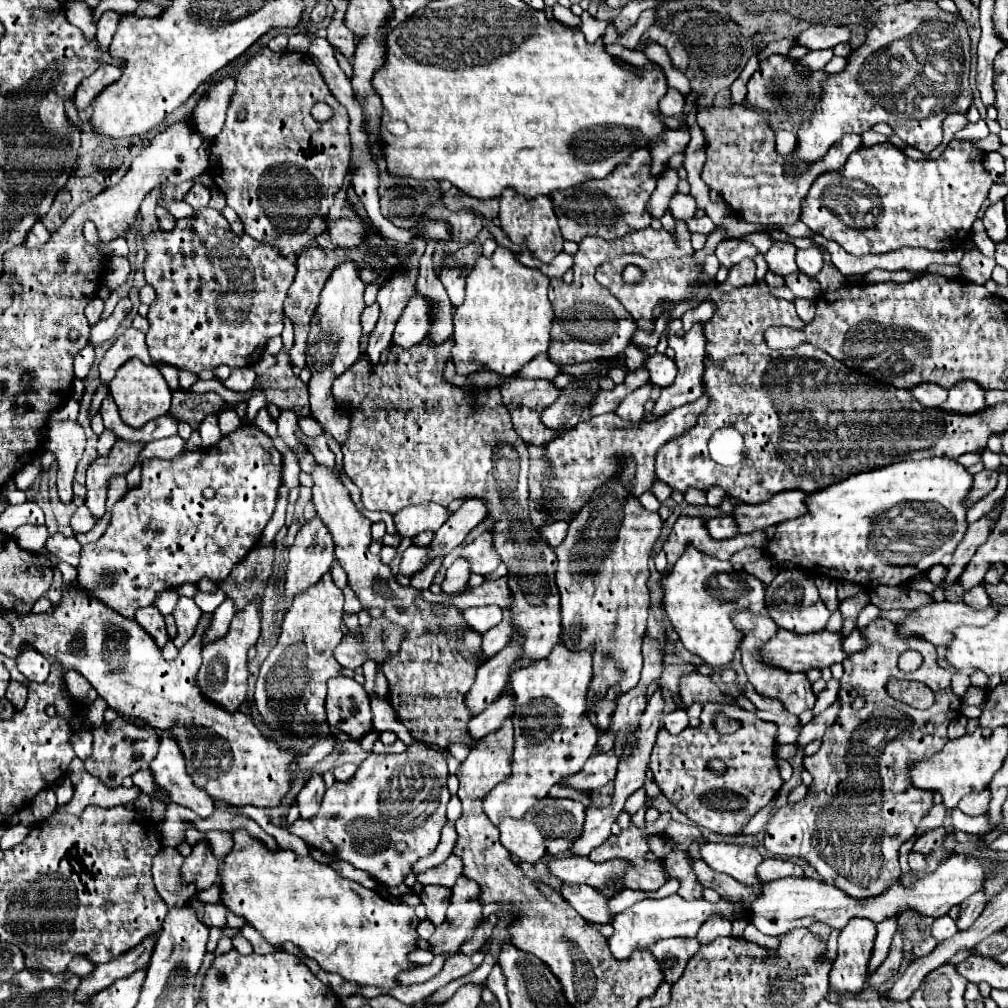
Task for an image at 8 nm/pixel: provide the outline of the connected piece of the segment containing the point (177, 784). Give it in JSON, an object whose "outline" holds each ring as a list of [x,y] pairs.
{"outline":[[[161,737],[159,753],[151,761],[151,773],[159,791],[167,793],[173,803],[189,807],[199,817],[211,817],[211,813],[215,811],[213,799],[203,789],[197,789],[187,775],[183,753],[179,751],[173,737]]]}

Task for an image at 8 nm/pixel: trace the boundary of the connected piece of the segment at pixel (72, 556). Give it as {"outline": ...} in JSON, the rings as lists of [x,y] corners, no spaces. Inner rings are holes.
{"outline":[[[55,533],[47,539],[45,549],[49,551],[51,557],[55,557],[57,561],[65,561],[69,565],[75,567],[75,563],[79,563],[79,551],[81,545],[73,539],[73,537],[65,537],[63,533]]]}

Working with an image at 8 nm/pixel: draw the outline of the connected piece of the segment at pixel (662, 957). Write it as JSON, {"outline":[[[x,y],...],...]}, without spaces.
{"outline":[[[665,939],[659,941],[651,947],[651,953],[661,961],[667,963],[665,971],[665,981],[675,983],[675,979],[679,979],[679,975],[683,973],[683,967],[687,965],[687,959],[691,959],[691,955],[695,955],[695,951],[699,951],[699,941],[697,939]]]}

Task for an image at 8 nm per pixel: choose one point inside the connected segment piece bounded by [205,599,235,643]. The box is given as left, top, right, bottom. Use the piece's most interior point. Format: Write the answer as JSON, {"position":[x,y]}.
{"position":[224,613]}

